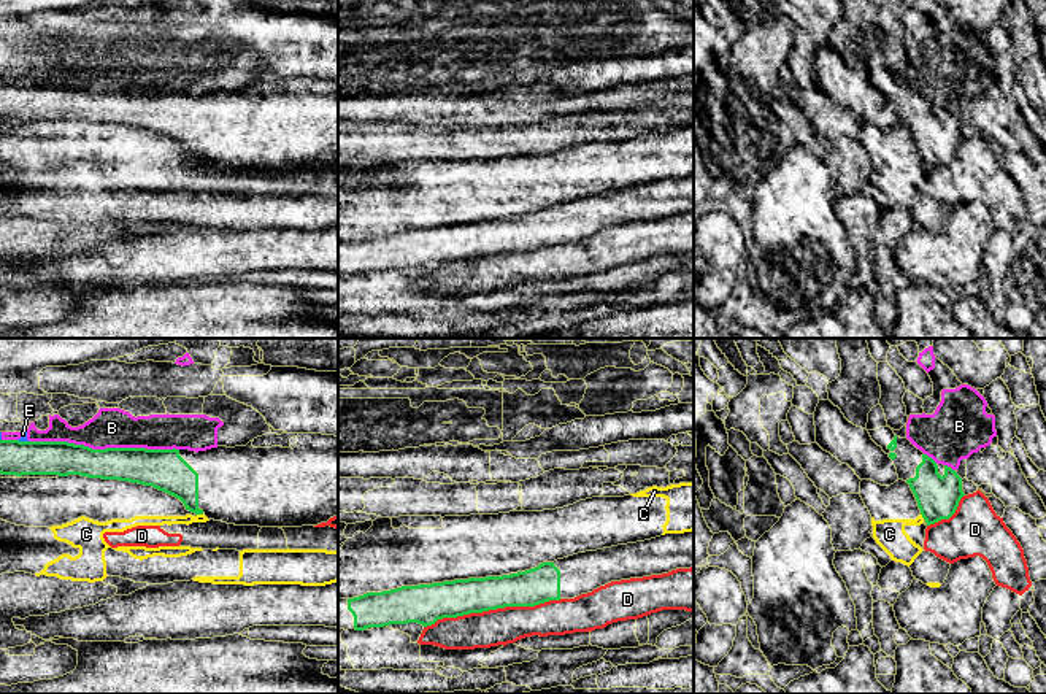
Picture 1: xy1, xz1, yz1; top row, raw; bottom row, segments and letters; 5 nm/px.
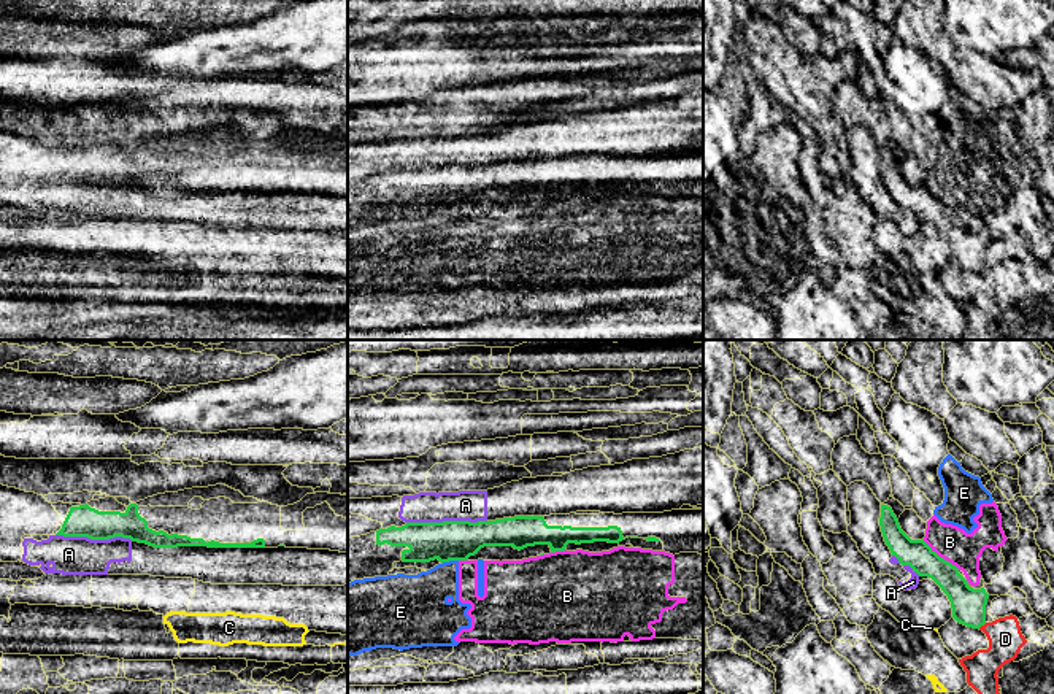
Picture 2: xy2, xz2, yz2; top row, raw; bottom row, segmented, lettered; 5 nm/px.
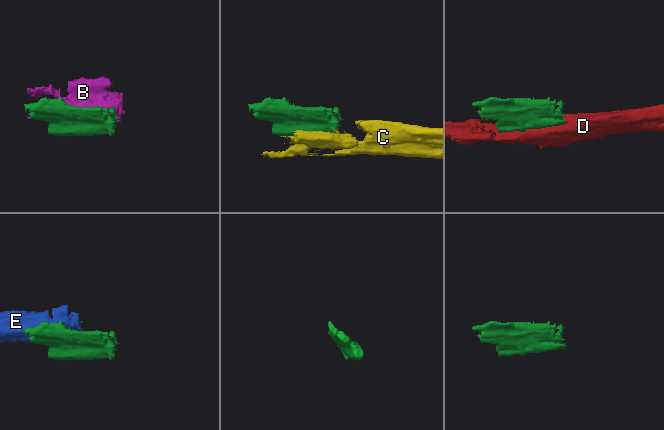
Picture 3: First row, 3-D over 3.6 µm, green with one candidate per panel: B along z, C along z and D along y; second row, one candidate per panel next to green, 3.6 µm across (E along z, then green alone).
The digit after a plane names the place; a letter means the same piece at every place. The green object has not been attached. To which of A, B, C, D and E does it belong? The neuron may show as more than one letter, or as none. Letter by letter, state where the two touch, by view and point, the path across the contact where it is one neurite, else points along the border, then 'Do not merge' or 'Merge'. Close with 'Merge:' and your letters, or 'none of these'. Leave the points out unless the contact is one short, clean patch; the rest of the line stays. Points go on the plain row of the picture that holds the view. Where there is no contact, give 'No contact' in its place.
A: Touches green at xz2 (446, 165). Do not merge
B: Touches green at xy1 (103, 94). Do not merge
C: Touches green at xy1 (200, 158). Boundary: xy1 (203, 158), (197, 159). Do not merge
D: Touches green at xz1 (492, 253). Do not merge
E: Touches green at xz2 (450, 204). Boundary: xz2 (457, 204), (442, 208). Do not merge
Merge: none of these

